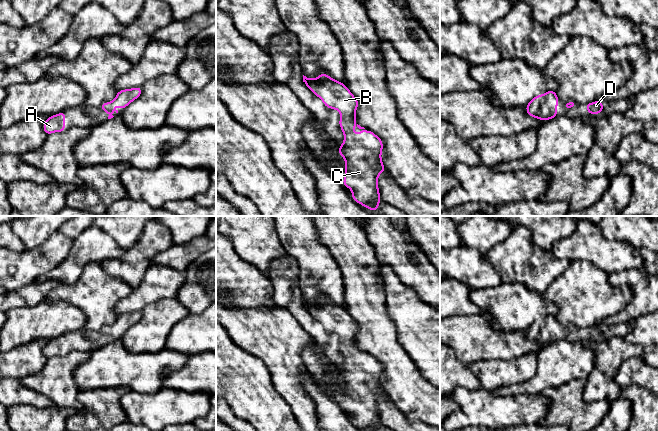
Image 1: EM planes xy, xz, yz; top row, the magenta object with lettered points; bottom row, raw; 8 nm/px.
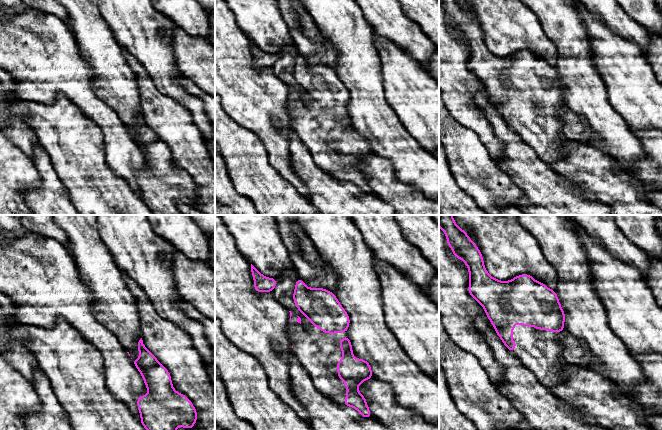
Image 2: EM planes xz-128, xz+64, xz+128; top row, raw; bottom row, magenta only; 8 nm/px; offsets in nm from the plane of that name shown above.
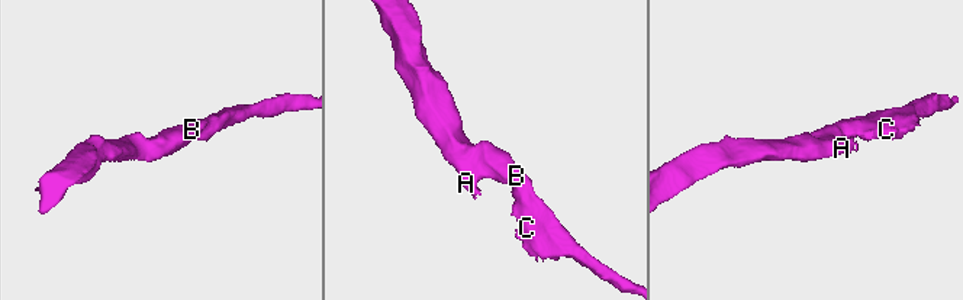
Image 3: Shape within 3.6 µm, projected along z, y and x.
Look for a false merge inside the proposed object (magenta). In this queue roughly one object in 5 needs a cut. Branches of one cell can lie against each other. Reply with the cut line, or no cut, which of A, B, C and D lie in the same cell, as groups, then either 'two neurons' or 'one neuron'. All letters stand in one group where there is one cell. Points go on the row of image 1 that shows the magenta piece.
no cut | A B C D | one neuron

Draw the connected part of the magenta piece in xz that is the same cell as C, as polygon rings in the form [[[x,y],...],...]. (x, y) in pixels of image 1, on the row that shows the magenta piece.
[[[321,73],[315,79],[309,79],[303,75],[303,82],[323,101],[327,108],[340,111],[339,126],[344,133],[344,142],[339,146],[338,153],[345,159],[346,168],[343,186],[352,190],[351,197],[355,202],[371,211],[377,211],[378,204],[382,201],[378,189],[378,176],[385,171],[381,159],[383,149],[382,140],[372,131],[365,131],[365,128],[358,124],[357,127],[363,131],[357,135],[354,134],[354,125],[356,123],[355,111],[358,108],[359,103],[344,83],[332,79],[325,73]]]

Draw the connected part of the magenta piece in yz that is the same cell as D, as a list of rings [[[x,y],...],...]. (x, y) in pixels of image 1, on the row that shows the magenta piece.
[[[594,101],[592,103],[586,104],[585,107],[589,114],[602,114],[603,101]]]

